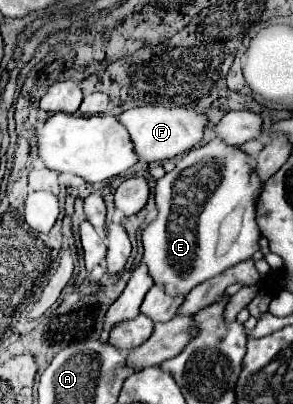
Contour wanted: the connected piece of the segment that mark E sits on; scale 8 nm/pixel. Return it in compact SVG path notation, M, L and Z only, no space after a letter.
M213 139L203 147L195 147L175 165L173 171L165 173L155 183L155 205L157 217L151 221L141 235L143 263L149 269L155 285L161 285L167 295L187 295L193 287L211 279L245 259L251 259L259 251L261 231L257 227L255 197L261 189L261 179L255 169L255 159L235 145L227 145L223 139Z

